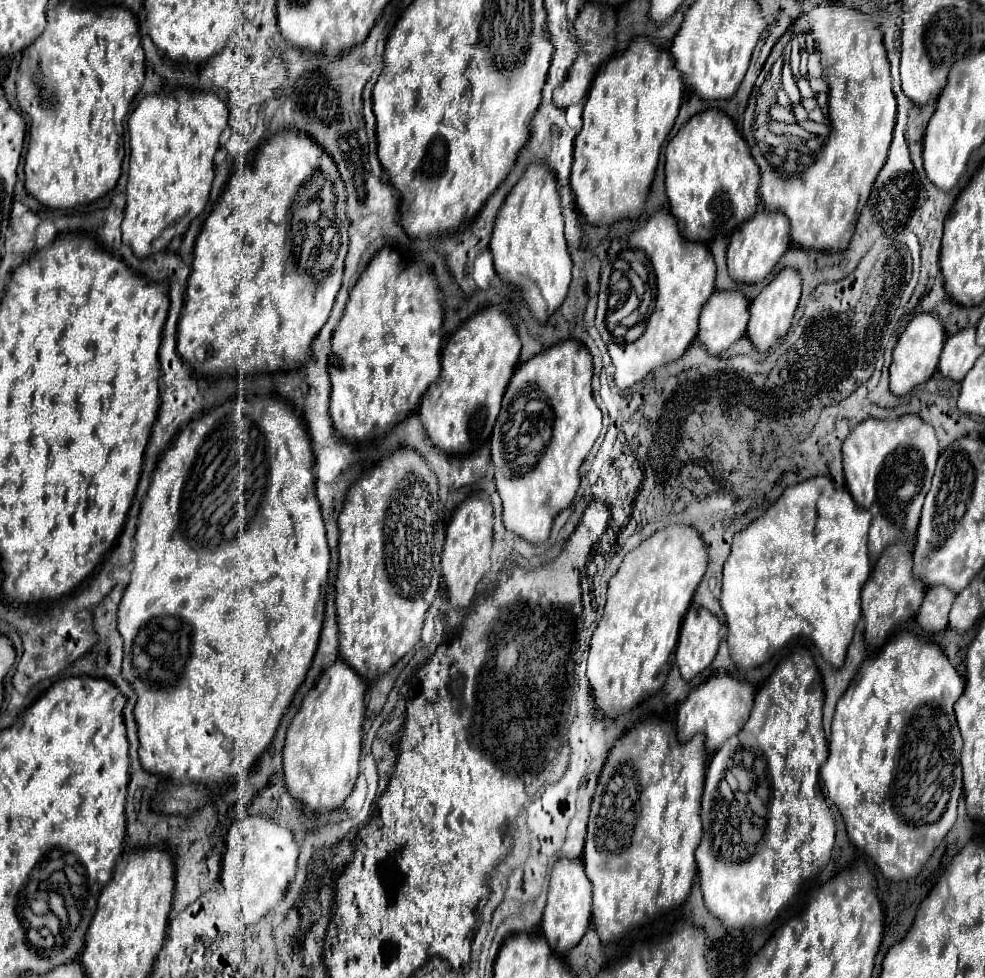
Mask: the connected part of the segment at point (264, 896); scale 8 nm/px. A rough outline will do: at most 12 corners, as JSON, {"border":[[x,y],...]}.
{"border":[[267,815],[231,825],[221,885],[259,923],[295,877],[293,833]]}

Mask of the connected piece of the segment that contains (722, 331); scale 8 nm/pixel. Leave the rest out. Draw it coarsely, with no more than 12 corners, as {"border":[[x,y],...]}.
{"border":[[715,291],[697,341],[717,355],[745,335],[749,301]]}

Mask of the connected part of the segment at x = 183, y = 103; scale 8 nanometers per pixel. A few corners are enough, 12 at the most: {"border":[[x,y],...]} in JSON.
{"border":[[189,87],[131,113],[121,231],[137,257],[205,209],[227,105]]}

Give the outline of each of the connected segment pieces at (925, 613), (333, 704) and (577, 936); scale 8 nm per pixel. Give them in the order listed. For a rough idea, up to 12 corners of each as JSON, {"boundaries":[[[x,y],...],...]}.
{"boundaries":[[[943,585],[929,587],[917,613],[925,633],[947,627],[955,593]],[[341,659],[293,717],[291,797],[327,813],[361,757],[365,683]],[[581,859],[551,871],[541,931],[555,953],[591,923],[591,883]]]}

